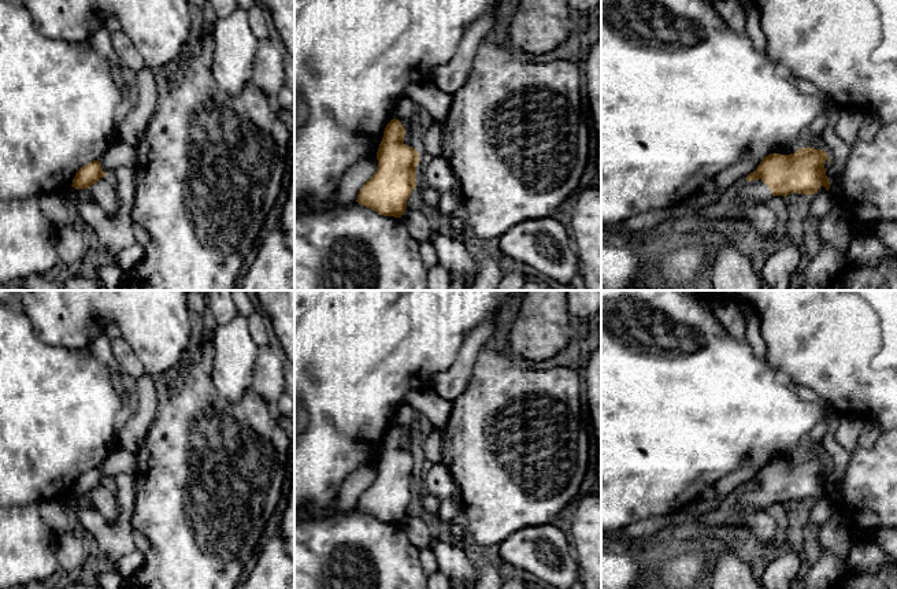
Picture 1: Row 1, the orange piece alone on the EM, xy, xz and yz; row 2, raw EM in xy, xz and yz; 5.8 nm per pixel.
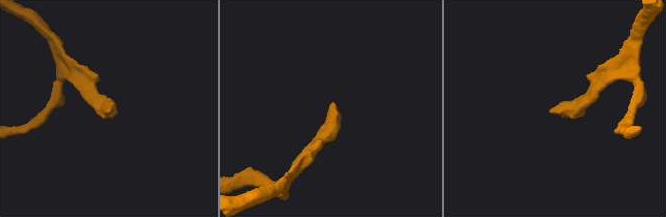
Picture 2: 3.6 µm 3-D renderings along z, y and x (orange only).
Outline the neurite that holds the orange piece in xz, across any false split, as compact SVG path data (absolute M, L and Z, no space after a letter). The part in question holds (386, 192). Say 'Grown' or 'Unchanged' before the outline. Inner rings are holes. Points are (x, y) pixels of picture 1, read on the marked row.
Grown. M420 114L418 122L407 129L396 118L386 125L377 152L377 171L360 189L359 204L383 216L401 218L416 188L418 140L430 122Z

